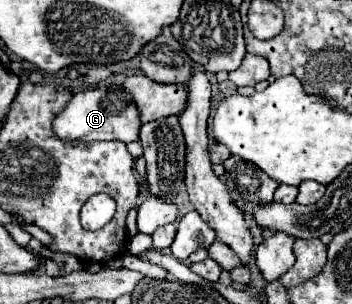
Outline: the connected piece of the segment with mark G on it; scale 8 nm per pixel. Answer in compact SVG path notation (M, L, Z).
M117 84L111 86L93 86L83 92L73 94L65 110L53 118L51 128L59 140L65 142L95 142L95 140L119 140L119 142L133 142L139 136L139 110L131 96L123 92Z

